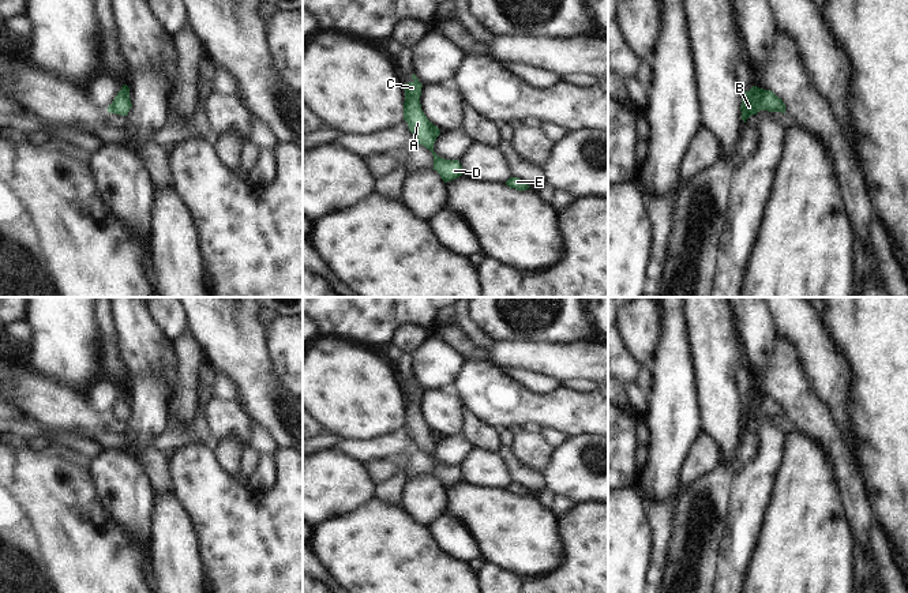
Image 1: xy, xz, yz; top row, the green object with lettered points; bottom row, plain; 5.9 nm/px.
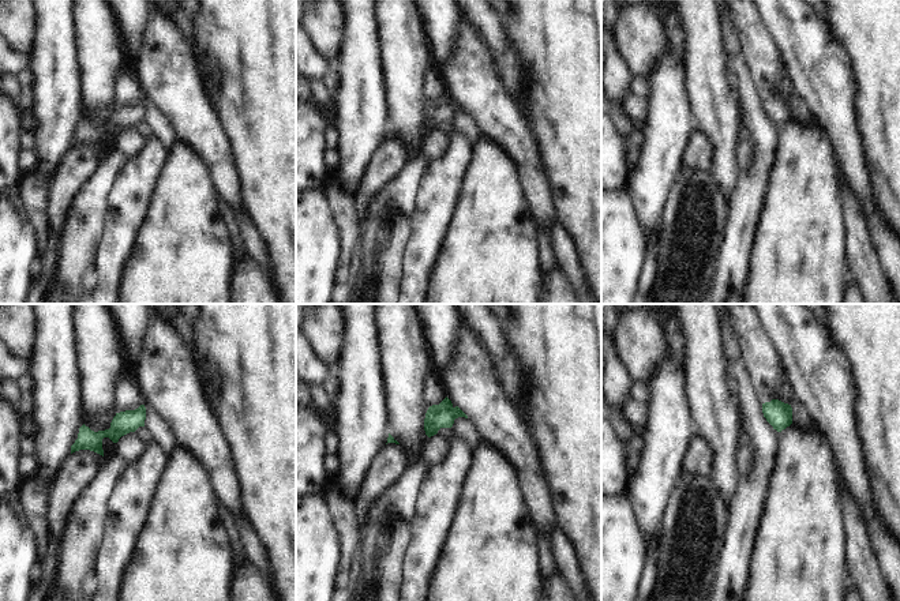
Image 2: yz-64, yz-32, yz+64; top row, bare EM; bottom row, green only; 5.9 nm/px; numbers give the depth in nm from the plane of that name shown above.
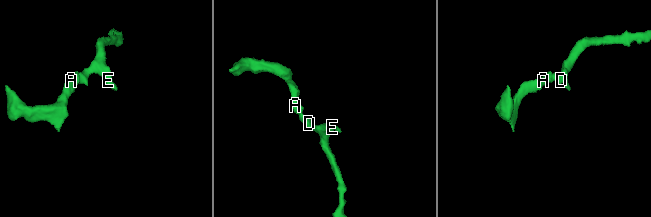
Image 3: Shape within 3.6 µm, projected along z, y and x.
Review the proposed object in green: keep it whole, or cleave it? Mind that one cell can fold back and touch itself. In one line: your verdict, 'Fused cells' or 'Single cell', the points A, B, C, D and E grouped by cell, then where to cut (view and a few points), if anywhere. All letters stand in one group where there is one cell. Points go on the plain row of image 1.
Single cell. Groups: A B C D E. No split

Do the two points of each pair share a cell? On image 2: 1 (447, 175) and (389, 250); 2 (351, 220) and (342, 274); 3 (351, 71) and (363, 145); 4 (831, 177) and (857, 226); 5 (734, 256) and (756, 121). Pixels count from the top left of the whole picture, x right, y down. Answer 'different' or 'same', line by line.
1: different
2: same
3: same
4: different
5: same

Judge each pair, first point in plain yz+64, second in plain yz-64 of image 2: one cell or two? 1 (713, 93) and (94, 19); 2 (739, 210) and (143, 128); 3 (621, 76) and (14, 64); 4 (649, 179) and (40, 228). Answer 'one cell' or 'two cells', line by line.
1: one cell
2: two cells
3: one cell
4: two cells

